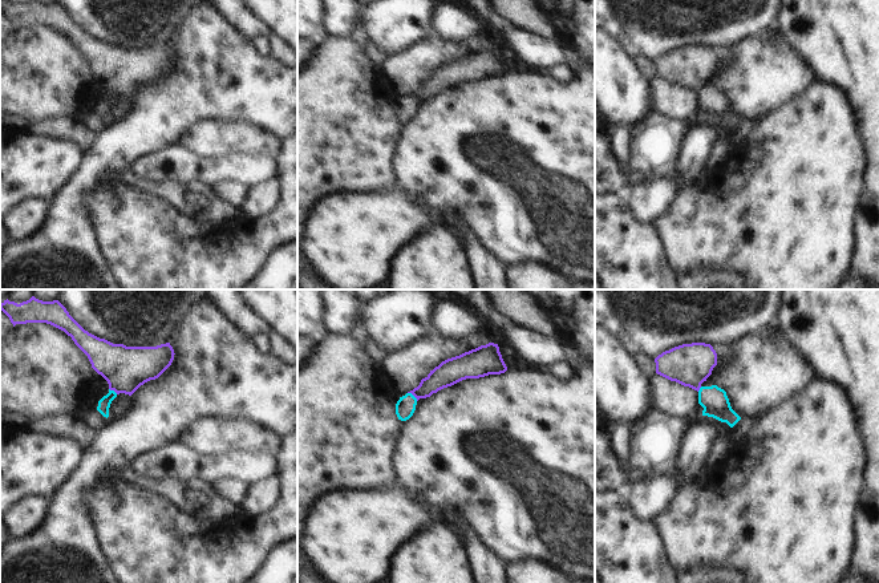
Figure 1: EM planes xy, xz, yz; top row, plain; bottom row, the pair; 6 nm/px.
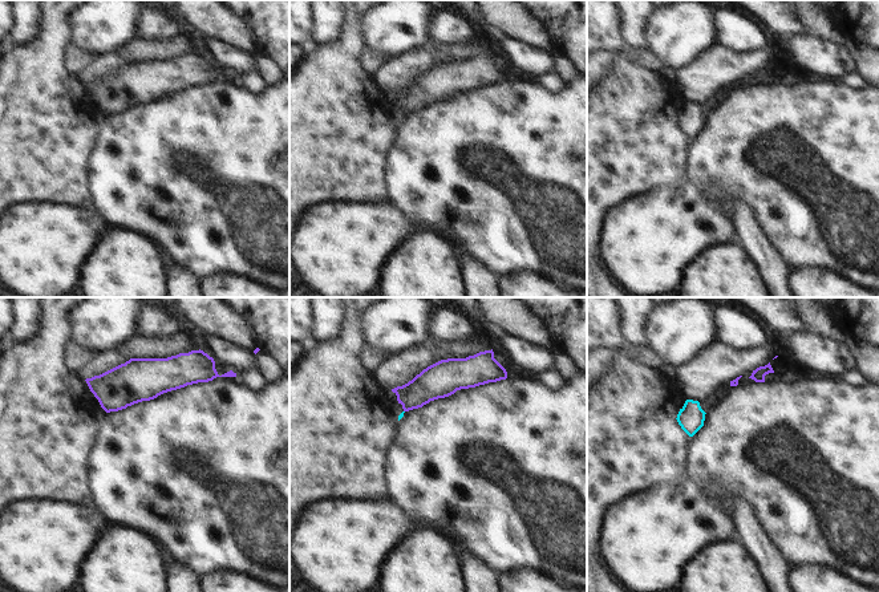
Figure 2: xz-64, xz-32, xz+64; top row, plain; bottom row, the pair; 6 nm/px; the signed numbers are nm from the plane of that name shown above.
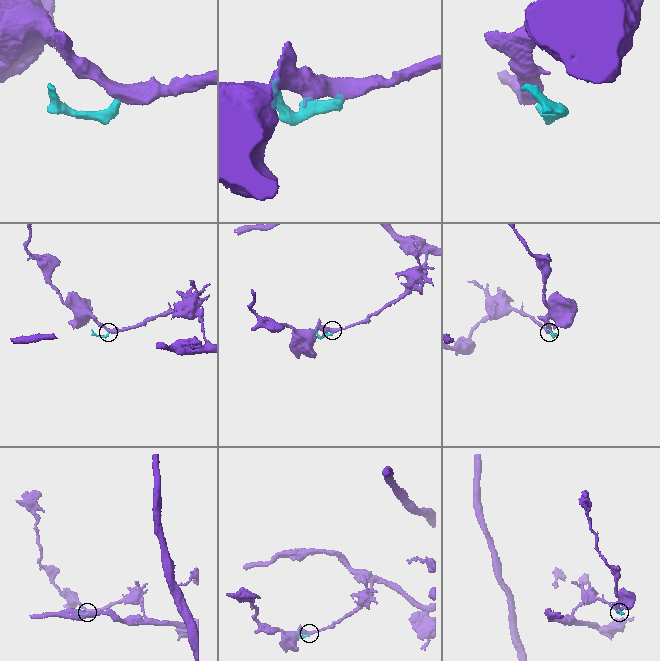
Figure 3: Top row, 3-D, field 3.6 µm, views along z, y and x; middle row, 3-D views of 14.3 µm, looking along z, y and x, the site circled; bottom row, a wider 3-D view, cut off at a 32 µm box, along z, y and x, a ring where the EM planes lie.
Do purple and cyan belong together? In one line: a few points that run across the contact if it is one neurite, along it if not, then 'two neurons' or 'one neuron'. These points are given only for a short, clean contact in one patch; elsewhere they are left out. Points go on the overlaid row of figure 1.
line xz (408, 392), (417, 400); two neurons

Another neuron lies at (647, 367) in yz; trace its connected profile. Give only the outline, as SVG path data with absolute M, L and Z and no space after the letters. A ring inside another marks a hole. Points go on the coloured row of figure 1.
M640 353L635 356L635 360L640 368L640 372L647 377L652 378L656 375L656 363L648 356Z

